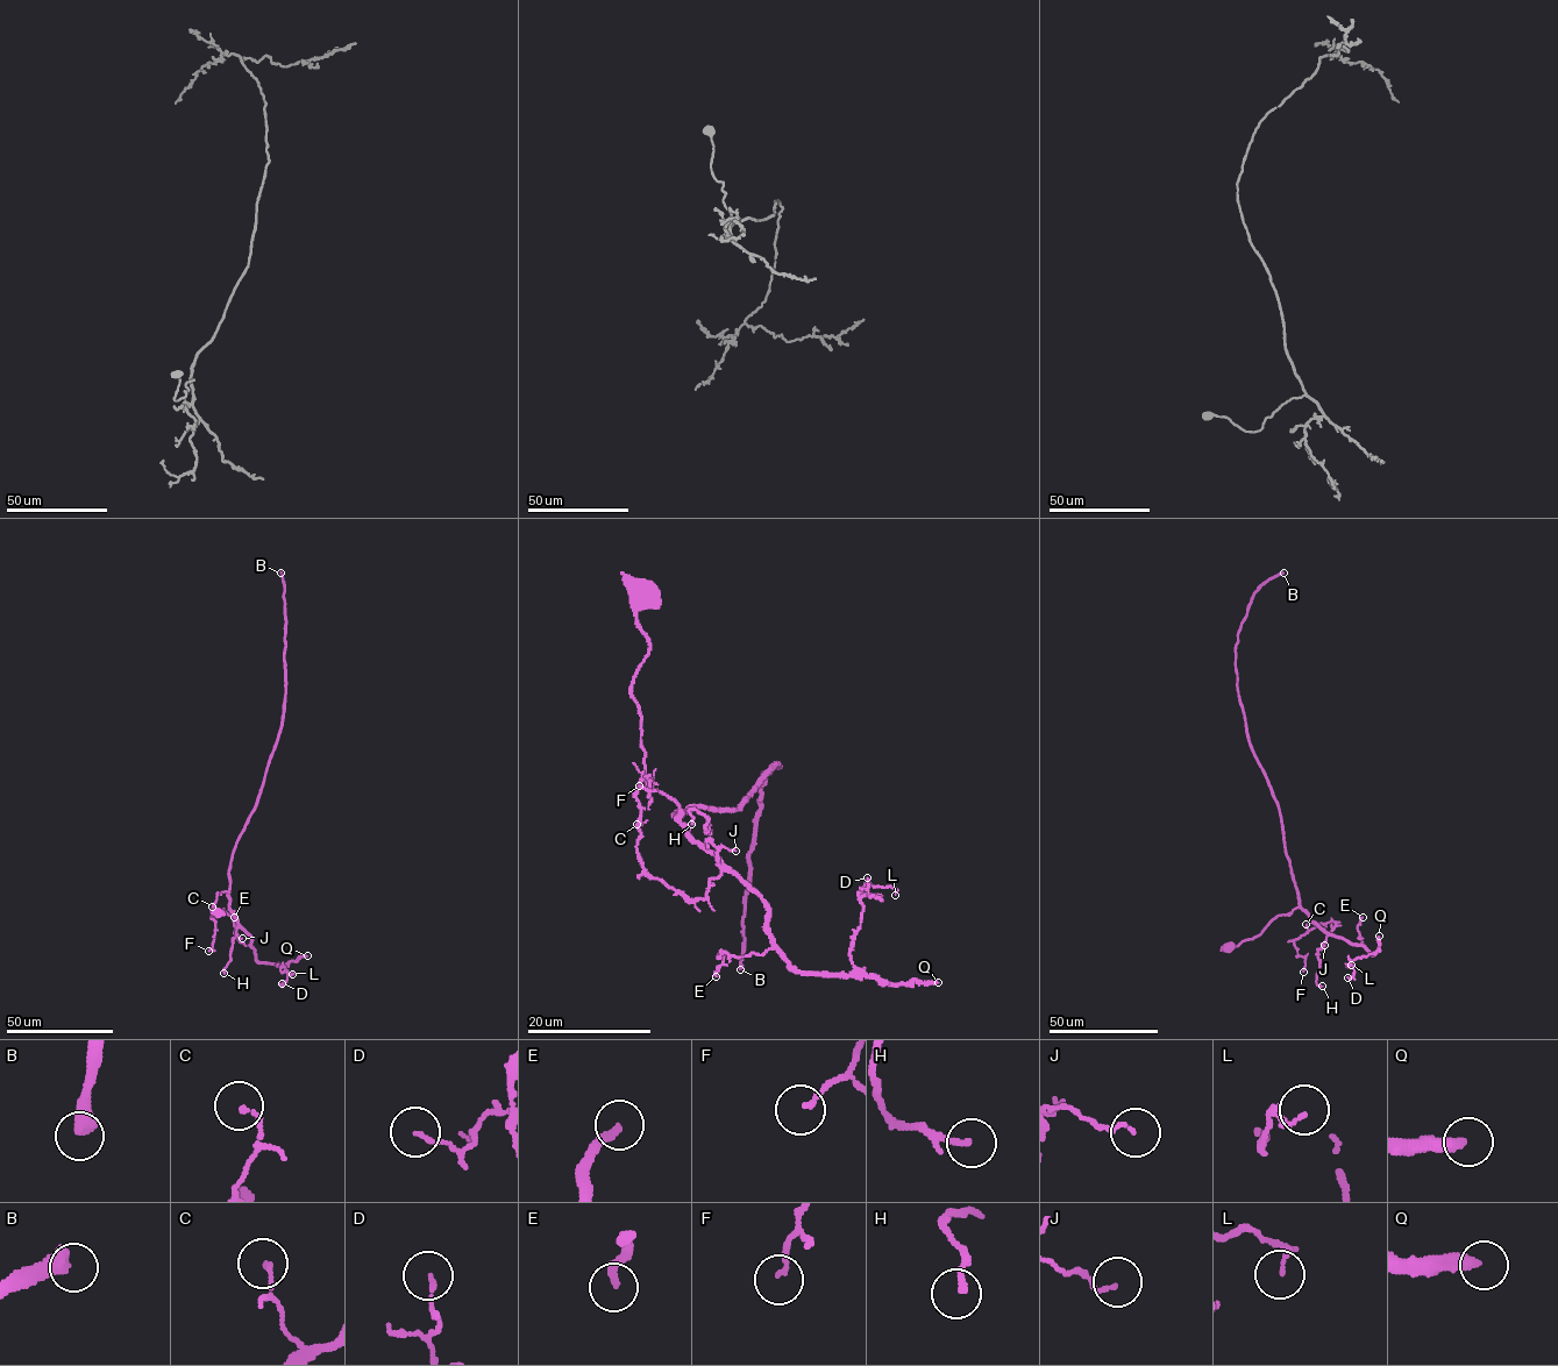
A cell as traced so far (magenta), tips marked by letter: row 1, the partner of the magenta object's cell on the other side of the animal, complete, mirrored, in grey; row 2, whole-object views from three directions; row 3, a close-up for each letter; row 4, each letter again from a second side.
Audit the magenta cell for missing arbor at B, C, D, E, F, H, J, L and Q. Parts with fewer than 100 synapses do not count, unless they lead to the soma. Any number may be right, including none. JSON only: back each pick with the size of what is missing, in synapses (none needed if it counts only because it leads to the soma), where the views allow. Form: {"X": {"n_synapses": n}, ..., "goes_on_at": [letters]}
{"B": {"n_synapses": 500}, "Q": {"n_synapses": 120}, "goes_on_at": ["B", "Q"]}

